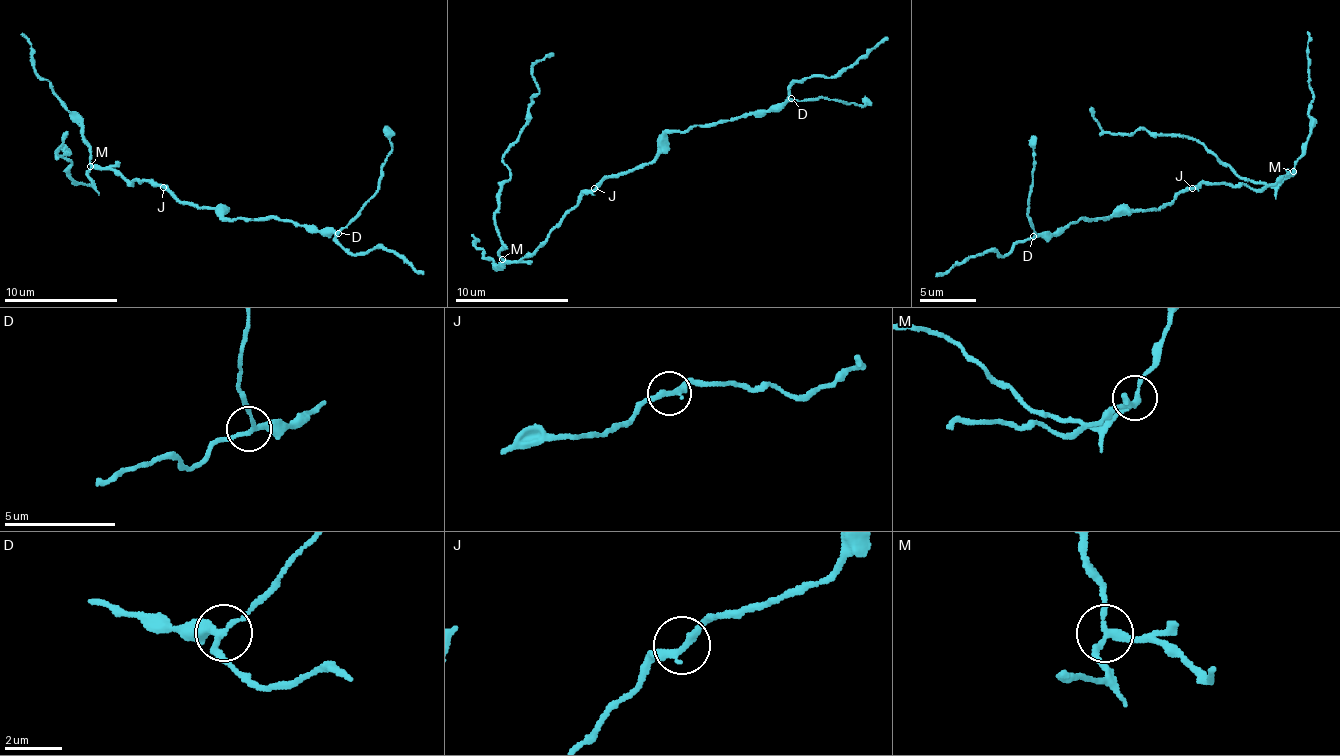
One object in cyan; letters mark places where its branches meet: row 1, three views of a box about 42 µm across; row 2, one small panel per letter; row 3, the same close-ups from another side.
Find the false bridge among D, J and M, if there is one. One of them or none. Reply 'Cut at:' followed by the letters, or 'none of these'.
Cut at: M

